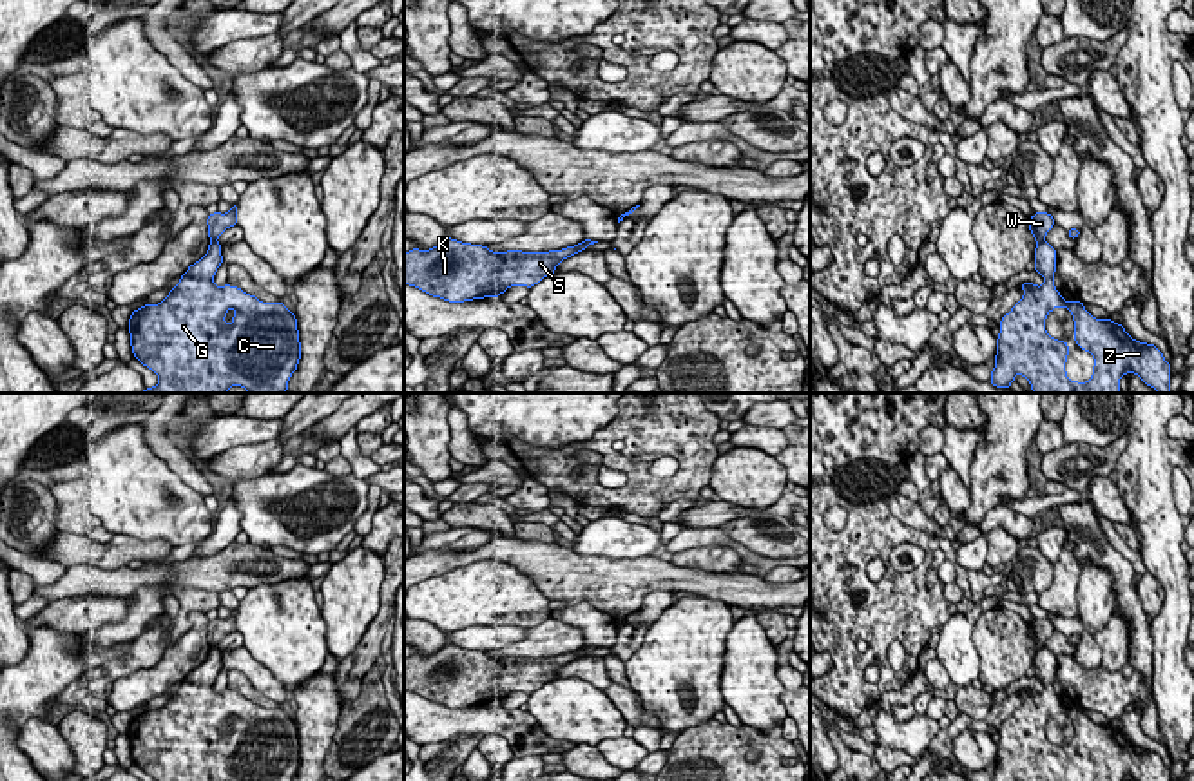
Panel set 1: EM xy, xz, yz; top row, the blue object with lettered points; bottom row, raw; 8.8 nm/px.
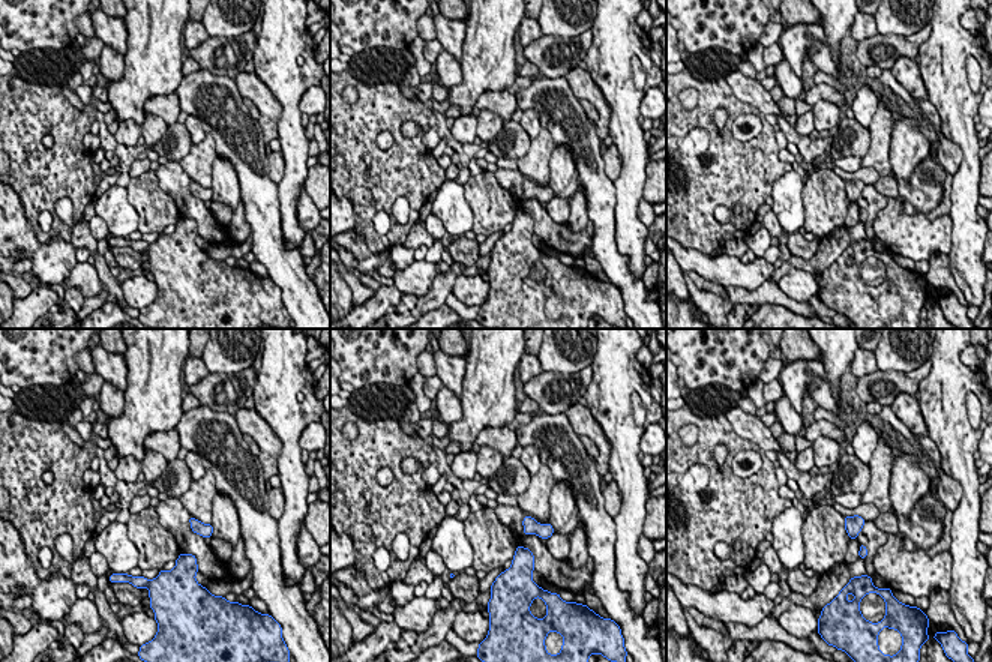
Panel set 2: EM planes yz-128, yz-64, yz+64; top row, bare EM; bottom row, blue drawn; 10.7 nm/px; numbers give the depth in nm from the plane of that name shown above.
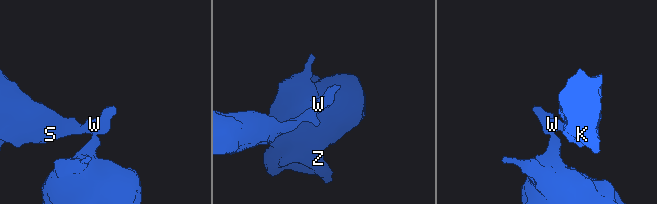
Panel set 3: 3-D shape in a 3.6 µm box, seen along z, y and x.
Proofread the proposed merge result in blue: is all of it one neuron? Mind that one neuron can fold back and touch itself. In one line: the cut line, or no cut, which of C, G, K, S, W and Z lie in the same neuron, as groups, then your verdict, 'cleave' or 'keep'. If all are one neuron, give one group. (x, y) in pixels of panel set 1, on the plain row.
cut xy (211, 646), (216, 647); groups C G Z / K S W; cleave

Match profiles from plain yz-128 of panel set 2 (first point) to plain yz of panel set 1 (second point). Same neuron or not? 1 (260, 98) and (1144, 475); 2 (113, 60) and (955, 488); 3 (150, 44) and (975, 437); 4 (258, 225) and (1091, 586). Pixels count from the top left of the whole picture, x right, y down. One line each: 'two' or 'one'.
1: two
2: one
3: two
4: two

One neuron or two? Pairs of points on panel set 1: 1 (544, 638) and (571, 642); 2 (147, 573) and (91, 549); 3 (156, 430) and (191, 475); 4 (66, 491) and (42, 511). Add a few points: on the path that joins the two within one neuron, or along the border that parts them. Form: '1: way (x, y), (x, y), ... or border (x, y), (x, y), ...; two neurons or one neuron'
1: way (551, 638), (564, 638); one neuron
2: border (86, 562), (107, 569), (127, 566); two neurons
3: way (158, 441), (180, 464); one neuron
4: border (48, 490), (55, 499), (55, 524), (60, 530); two neurons

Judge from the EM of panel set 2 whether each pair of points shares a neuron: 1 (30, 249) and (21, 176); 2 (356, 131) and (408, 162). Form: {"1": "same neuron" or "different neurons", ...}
{"1": "different neurons", "2": "same neuron"}

